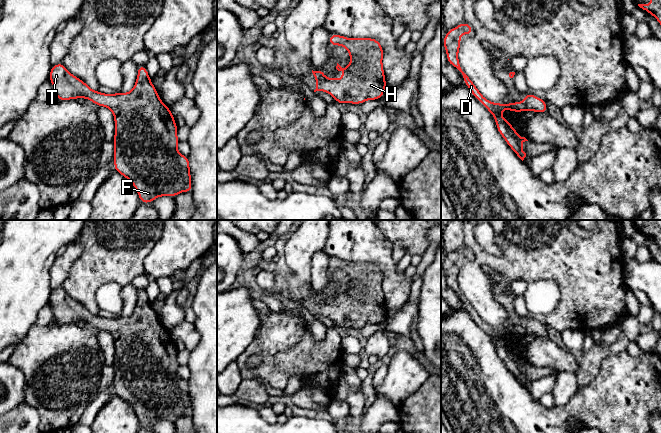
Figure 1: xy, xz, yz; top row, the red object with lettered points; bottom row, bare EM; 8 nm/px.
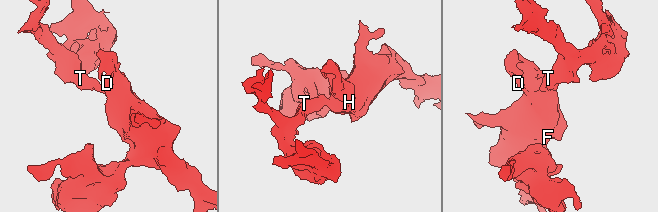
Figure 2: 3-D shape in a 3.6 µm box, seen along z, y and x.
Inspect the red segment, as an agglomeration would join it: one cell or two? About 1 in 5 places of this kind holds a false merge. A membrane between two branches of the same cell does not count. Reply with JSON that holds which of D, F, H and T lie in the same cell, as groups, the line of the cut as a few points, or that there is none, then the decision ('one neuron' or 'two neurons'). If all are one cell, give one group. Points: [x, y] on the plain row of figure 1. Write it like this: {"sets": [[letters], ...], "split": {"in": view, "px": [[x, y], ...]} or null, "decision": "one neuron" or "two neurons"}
{"sets": [["D", "F", "H", "T"]], "split": null, "decision": "one neuron"}

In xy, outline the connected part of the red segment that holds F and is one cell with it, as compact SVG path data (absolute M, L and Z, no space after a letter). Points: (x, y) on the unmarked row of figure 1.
M62 286L51 291L49 302L53 308L54 319L57 324L72 324L77 322L89 323L98 331L109 332L114 339L114 393L128 403L135 411L141 427L148 428L160 420L176 421L181 416L192 416L190 386L188 380L177 375L179 363L178 350L174 339L168 329L164 328L158 320L157 313L151 306L145 289L138 289L138 299L133 313L128 317L104 318L92 314L83 304L71 298Z

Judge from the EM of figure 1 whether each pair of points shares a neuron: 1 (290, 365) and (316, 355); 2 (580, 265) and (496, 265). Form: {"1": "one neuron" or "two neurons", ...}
{"1": "one neuron", "2": "one neuron"}

